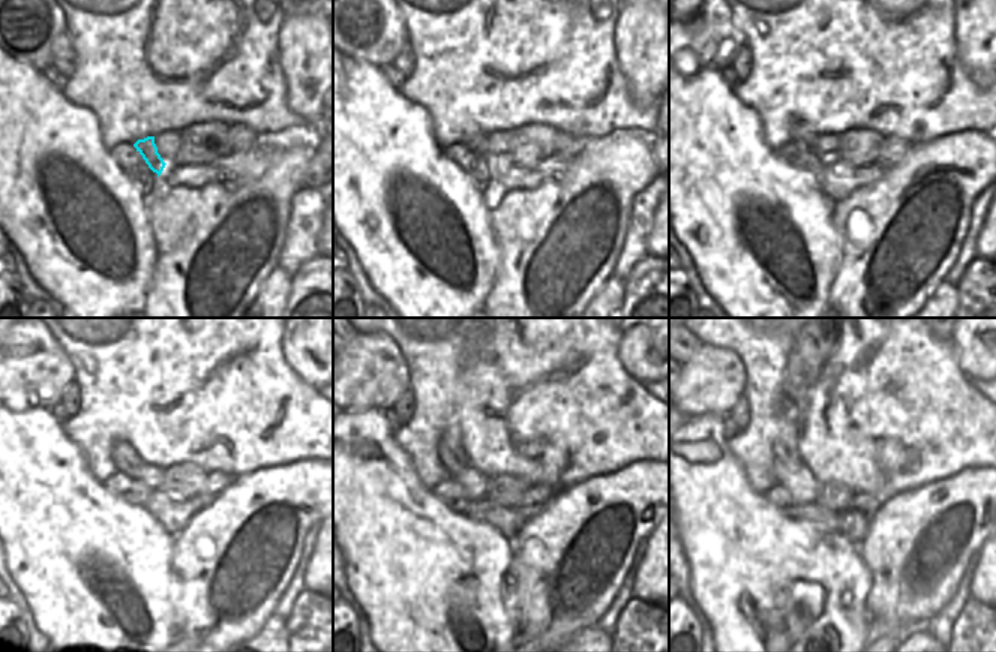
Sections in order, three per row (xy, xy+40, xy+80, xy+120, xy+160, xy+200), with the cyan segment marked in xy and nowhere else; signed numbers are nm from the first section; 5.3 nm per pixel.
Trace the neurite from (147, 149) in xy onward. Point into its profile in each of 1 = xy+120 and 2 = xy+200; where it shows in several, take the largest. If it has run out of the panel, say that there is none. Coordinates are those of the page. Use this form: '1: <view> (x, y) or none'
1: xy+120 (126, 460)
2: xy+200 (812, 348)

